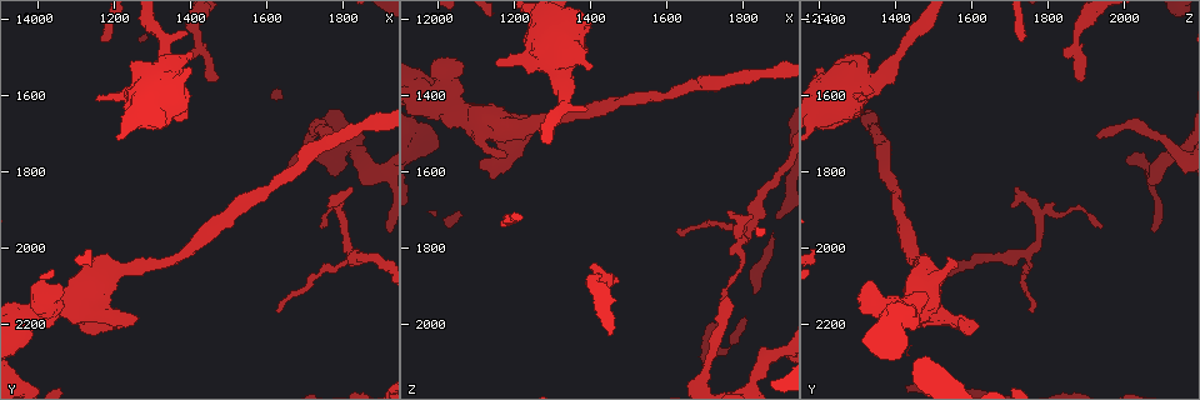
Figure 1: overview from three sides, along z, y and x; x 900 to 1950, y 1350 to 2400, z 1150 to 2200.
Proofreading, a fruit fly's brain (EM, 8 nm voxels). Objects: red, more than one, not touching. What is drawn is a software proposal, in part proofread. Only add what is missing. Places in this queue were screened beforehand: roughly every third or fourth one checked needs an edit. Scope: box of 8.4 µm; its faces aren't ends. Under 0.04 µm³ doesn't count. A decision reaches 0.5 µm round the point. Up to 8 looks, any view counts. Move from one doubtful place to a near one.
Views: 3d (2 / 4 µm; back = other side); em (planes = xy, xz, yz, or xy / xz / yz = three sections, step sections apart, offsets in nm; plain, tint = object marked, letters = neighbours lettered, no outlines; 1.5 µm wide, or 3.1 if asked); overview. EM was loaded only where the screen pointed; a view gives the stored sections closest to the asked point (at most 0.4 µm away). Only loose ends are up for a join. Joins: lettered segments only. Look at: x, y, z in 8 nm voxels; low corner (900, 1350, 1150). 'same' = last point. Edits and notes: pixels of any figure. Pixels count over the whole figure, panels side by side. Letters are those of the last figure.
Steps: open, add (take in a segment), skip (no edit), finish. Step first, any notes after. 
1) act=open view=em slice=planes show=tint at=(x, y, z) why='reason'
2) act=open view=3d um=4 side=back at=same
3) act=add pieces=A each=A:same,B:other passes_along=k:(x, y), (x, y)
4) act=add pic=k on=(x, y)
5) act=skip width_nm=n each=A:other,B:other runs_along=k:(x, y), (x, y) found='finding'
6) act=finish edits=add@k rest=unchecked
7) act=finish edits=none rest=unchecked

act=open view=em slice=planes show=letters at=(1395, 1505, 1325) why='stops while still wide'

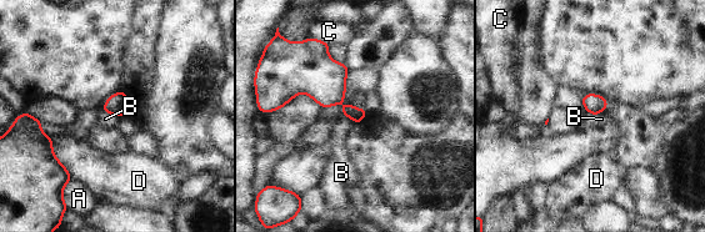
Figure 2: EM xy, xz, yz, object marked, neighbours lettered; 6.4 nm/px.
act=skip each=A:other,B:other,C:other,D:other border=2:(103, 109), (119, 116) found='none of them fits'

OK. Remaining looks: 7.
act=open view=3d um=4 at=(1760, 1900, 1710) why='branch stops here'

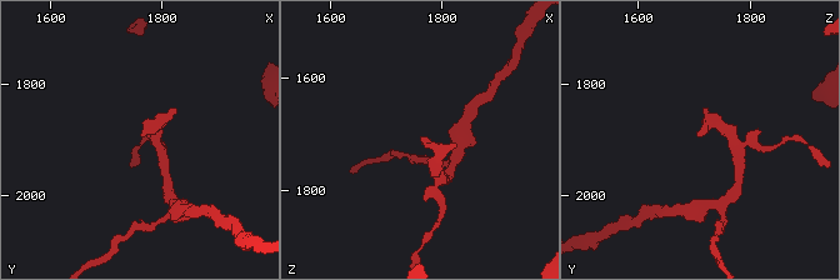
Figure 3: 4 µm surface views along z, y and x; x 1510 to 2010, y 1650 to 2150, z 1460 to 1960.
act=open view=em slice=xy step=4 show=tint at=(1765, 1895, 1700)

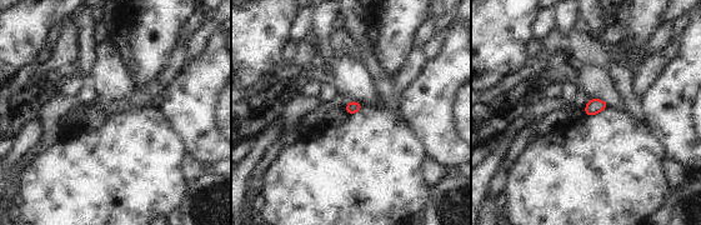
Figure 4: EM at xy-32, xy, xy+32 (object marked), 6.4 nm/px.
act=open view=em slice=planes show=letters at=same why='cut it another way'

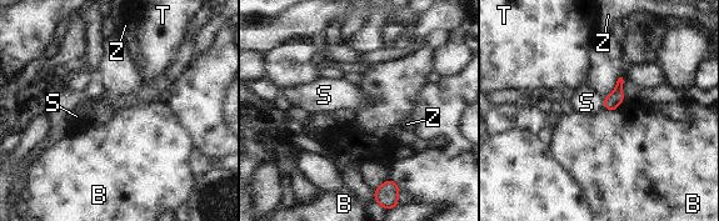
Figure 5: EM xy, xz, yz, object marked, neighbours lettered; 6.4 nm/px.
act=skip each=B:other,S:other,T:other,Z:other border=5:(603, 96), (604, 108) found='none of them fits'

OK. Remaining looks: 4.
act=open view=3d um=4 at=(1765, 1715, 1935) why='end of a long branch'

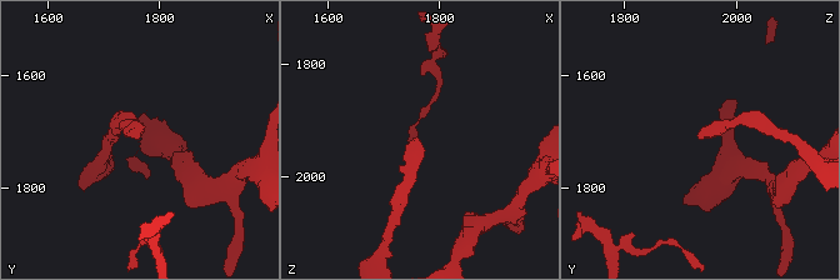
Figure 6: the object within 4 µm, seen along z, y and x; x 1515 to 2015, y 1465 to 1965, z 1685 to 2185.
act=open view=em slice=planes show=tint at=(1760, 1710, 1935)

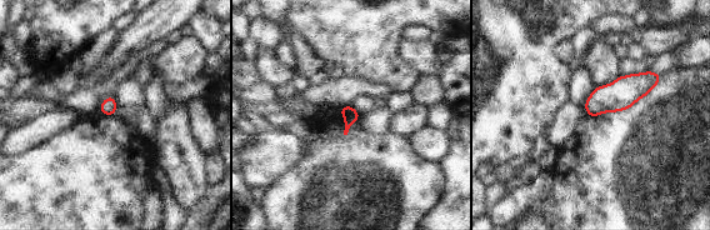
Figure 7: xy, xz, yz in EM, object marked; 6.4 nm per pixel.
act=open view=em slice=planes show=letters at=same

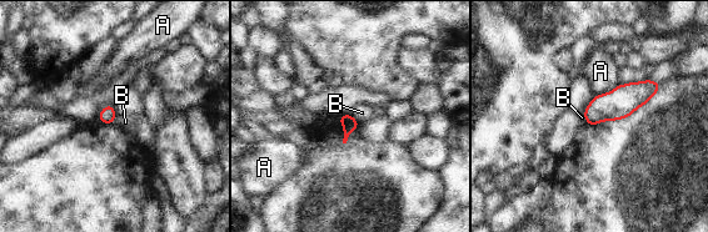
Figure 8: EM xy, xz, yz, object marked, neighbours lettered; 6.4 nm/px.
act=skip each=A:other,B:other border=8:(349, 114), (358, 124) found='none of them fits'

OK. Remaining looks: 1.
act=finish edits=none rest=unchecked

